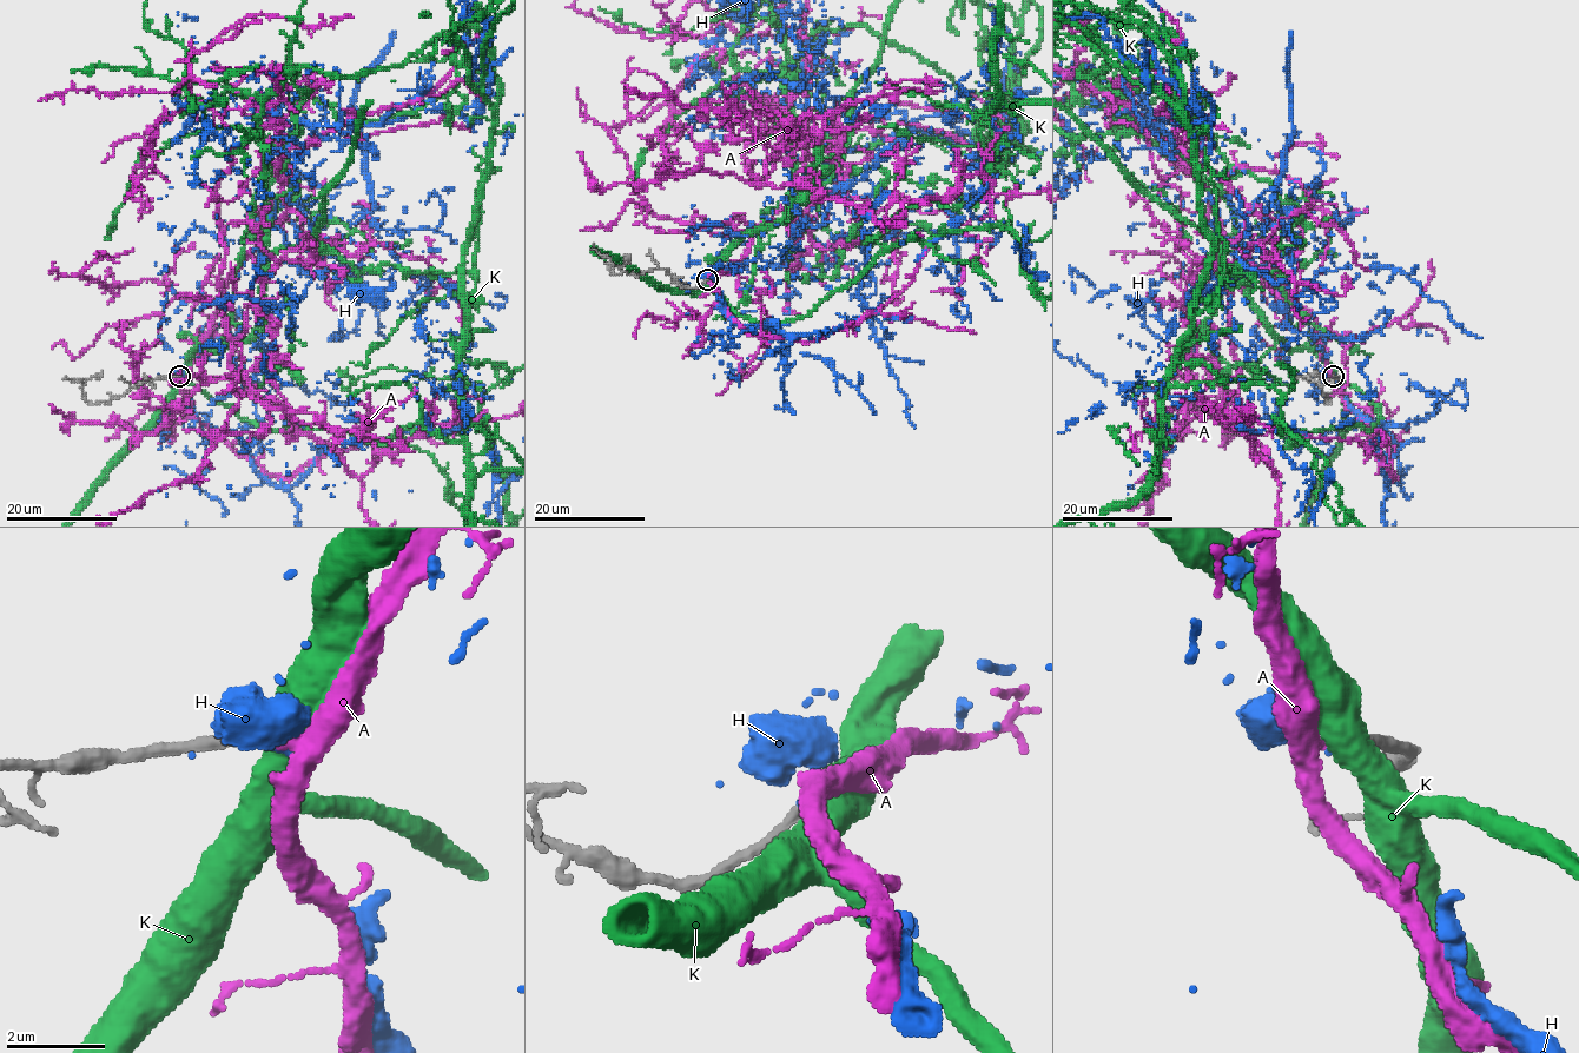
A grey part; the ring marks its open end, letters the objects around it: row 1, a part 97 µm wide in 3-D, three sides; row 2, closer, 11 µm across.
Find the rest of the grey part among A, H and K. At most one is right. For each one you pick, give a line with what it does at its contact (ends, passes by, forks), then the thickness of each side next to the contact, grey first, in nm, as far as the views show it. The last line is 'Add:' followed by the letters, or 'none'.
A: it passes by | 240/300 nm
Add: A

